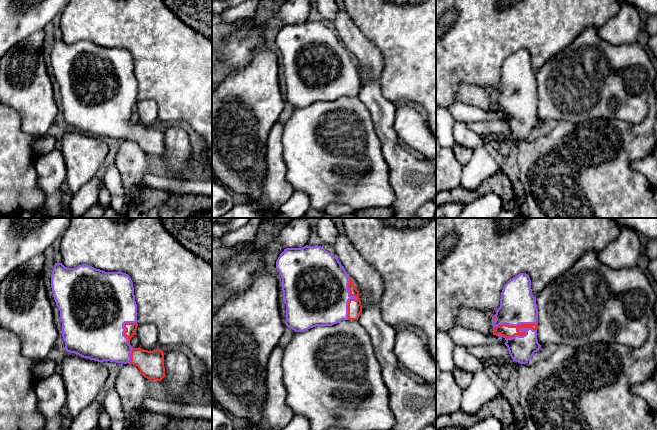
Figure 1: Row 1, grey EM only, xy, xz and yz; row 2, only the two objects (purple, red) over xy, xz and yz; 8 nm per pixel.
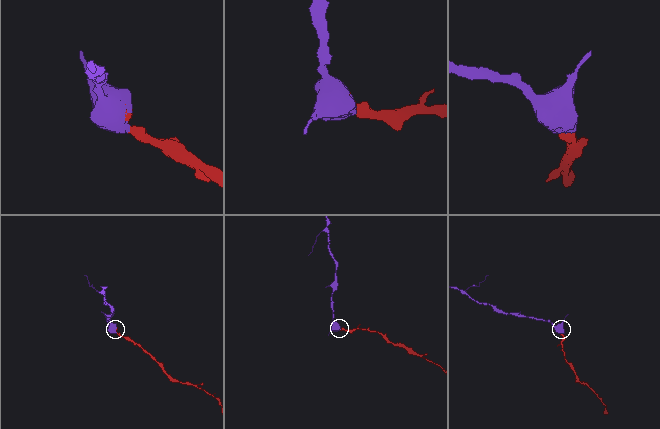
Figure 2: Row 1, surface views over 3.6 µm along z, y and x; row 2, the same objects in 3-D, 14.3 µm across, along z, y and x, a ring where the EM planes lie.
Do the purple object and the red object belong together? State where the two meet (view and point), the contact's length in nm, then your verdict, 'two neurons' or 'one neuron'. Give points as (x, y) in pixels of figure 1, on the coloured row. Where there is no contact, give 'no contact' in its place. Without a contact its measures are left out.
yz (523, 335) | 340 nm | one neuron

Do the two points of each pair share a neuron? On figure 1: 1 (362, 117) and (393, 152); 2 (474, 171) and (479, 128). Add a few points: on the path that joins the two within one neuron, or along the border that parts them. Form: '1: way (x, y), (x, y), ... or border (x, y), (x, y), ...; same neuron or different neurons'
1: border (369, 111), (384, 155); different neurons
2: border (466, 124), (480, 137); different neurons

